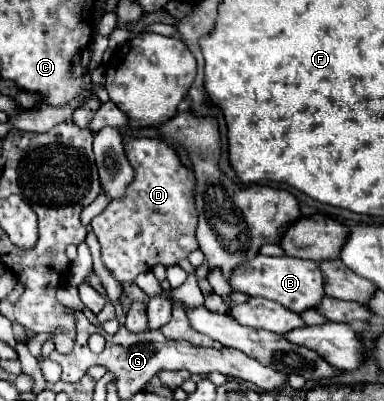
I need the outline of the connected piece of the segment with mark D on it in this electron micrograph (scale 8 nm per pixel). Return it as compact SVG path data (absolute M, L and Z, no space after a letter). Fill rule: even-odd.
M137 138L125 142L127 158L135 170L135 180L123 200L113 200L93 218L91 230L101 244L103 266L121 284L137 274L153 270L157 264L169 268L197 250L197 210L195 176L181 162L177 152L161 140Z

